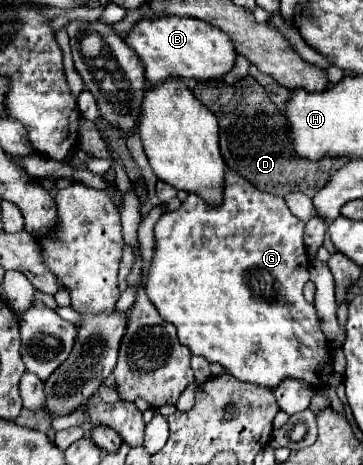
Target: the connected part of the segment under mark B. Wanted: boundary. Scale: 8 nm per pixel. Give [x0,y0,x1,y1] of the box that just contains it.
[126,16,236,84]

